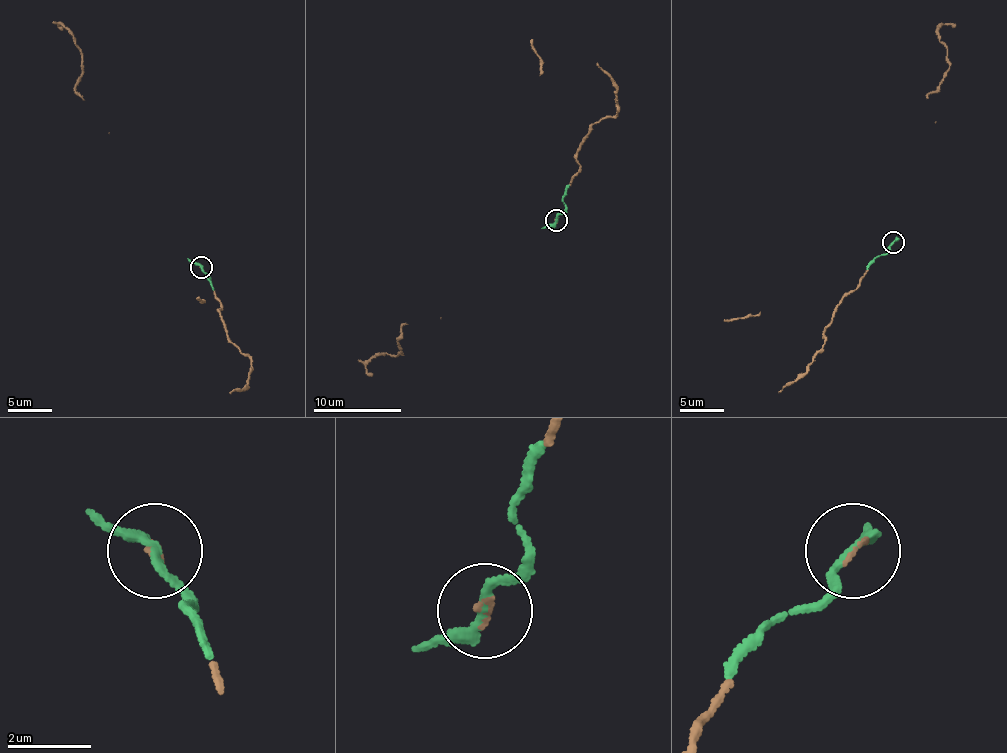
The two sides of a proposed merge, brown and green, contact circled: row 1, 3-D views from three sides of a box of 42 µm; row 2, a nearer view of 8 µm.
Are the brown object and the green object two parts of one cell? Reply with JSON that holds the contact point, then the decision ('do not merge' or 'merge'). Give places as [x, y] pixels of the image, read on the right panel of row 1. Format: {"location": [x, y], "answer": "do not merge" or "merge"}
{"location": [893, 242], "answer": "merge"}

